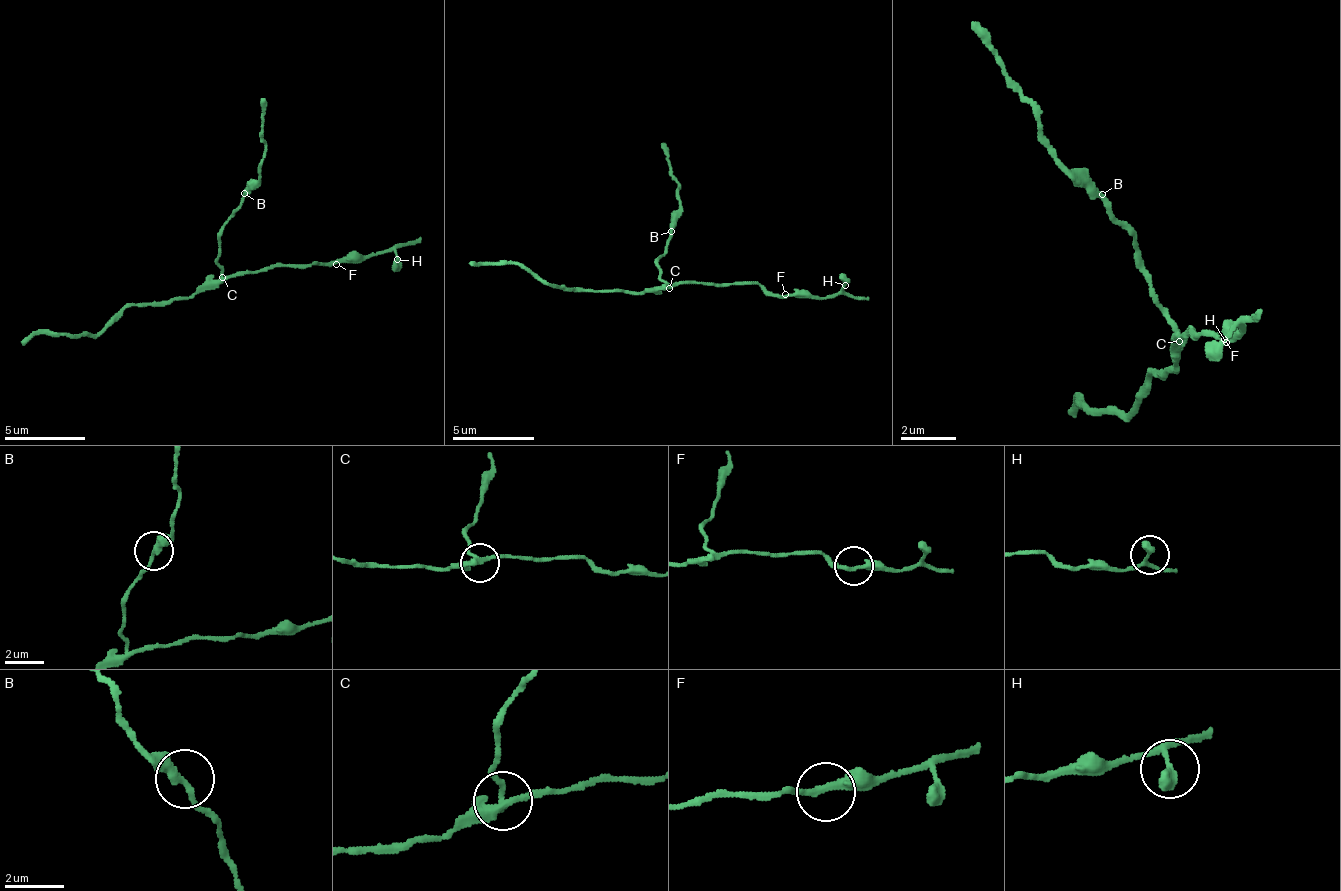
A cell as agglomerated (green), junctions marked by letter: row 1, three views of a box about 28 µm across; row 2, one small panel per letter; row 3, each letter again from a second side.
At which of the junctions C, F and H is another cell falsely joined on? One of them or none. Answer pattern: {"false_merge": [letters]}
{"false_merge": ["C"]}

